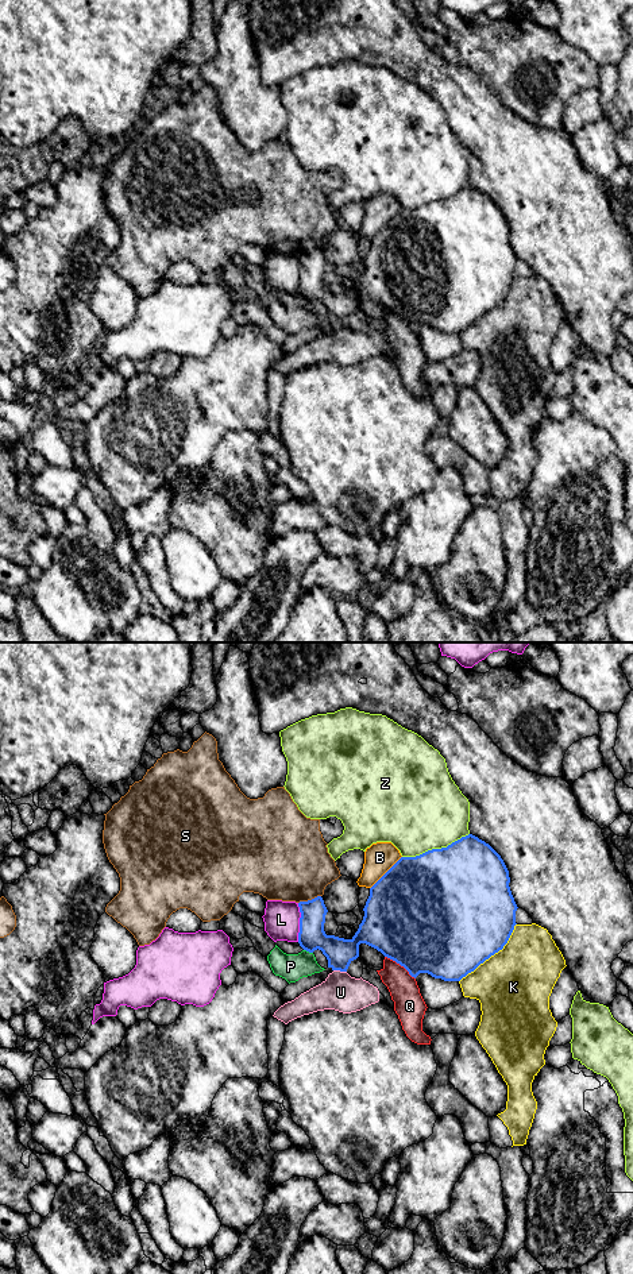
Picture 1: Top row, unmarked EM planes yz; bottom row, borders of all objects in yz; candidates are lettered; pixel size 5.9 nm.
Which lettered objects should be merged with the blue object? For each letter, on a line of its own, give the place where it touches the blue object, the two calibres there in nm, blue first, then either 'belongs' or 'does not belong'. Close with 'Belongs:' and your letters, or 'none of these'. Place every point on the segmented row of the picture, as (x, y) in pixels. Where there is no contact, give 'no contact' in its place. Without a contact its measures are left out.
B: yz (386, 872) | 500/180 nm | does not belong
K: yz (493, 954) | 500/440 nm | does not belong
L: yz (300, 922) | 160/220 nm | does not belong
P: yz (308, 950) | 170/160 nm | does not belong
Q: yz (400, 964) | 500/180 nm | does not belong
S: yz (309, 900) | 160/460 nm | does not belong
U: yz (340, 971) | 170/220 nm | does not belong
Z: yz (435, 849) | 500/480 nm | does not belong
Belongs: none of these

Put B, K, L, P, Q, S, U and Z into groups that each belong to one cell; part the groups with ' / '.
B / K / L / P / Q / S / U / Z

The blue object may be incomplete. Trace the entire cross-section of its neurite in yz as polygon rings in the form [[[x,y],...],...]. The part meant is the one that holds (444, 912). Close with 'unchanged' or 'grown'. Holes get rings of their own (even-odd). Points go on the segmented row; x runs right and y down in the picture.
[[[468,834],[447,848],[432,849],[416,857],[401,857],[371,888],[363,908],[364,916],[351,939],[327,935],[324,931],[328,912],[321,896],[300,902],[300,946],[313,953],[321,950],[332,970],[347,972],[359,957],[359,945],[366,943],[385,957],[404,966],[412,977],[428,973],[444,981],[460,981],[480,964],[503,949],[516,923],[517,904],[512,895],[509,870],[501,856],[485,841]]]; unchanged

